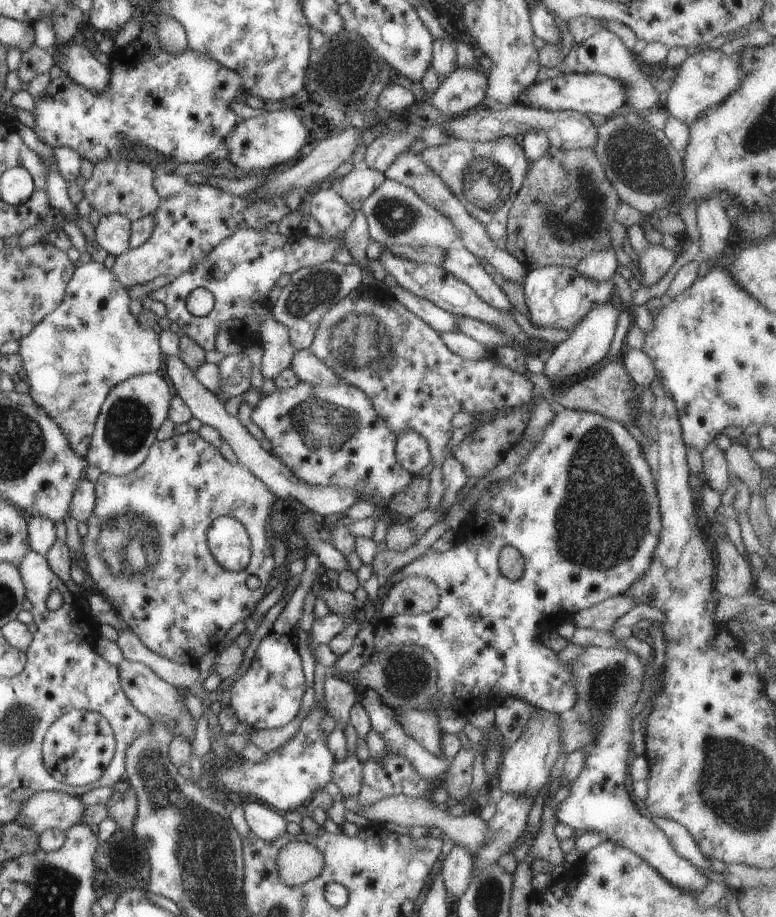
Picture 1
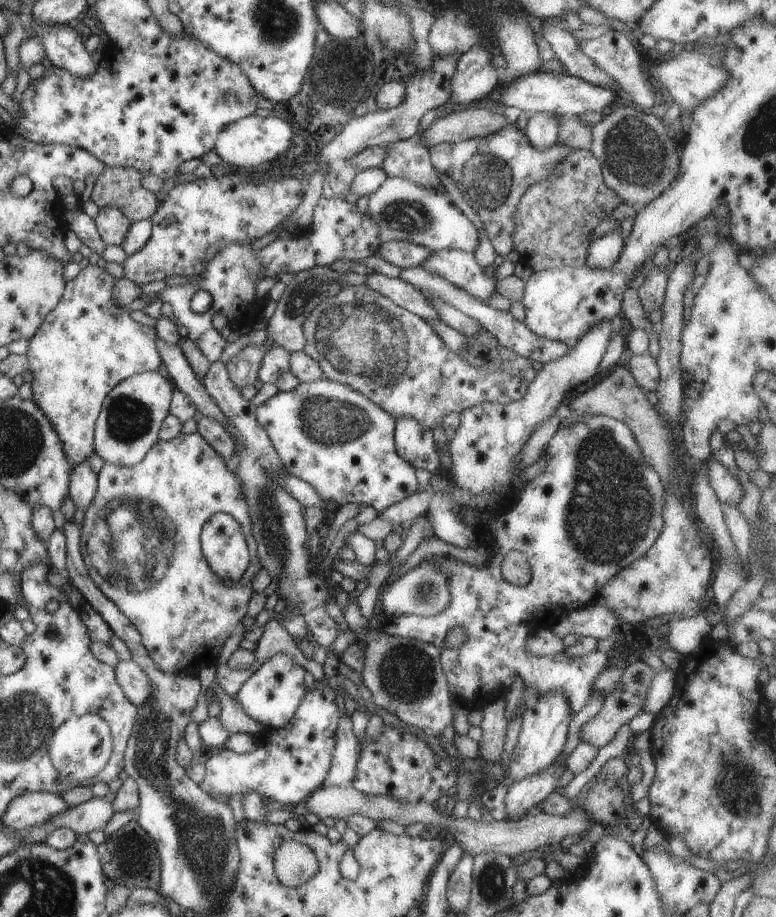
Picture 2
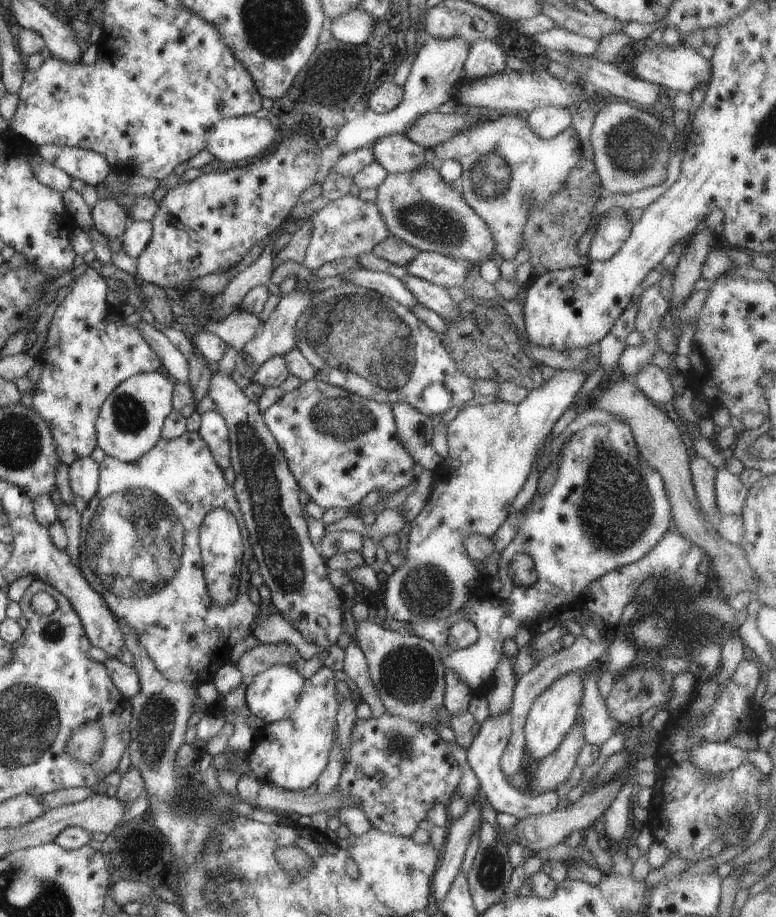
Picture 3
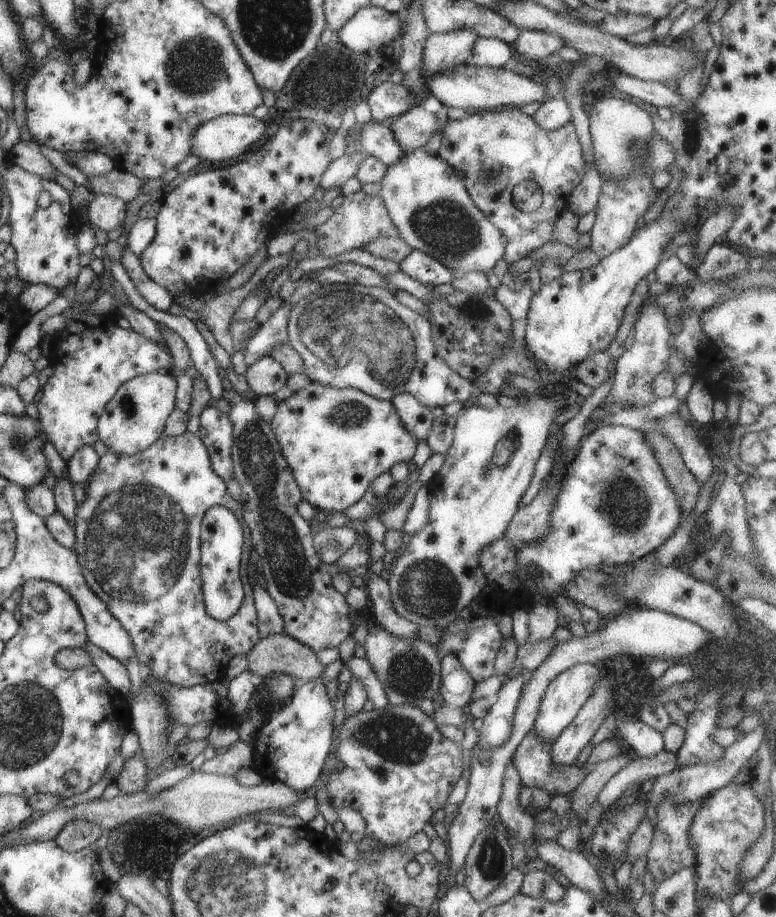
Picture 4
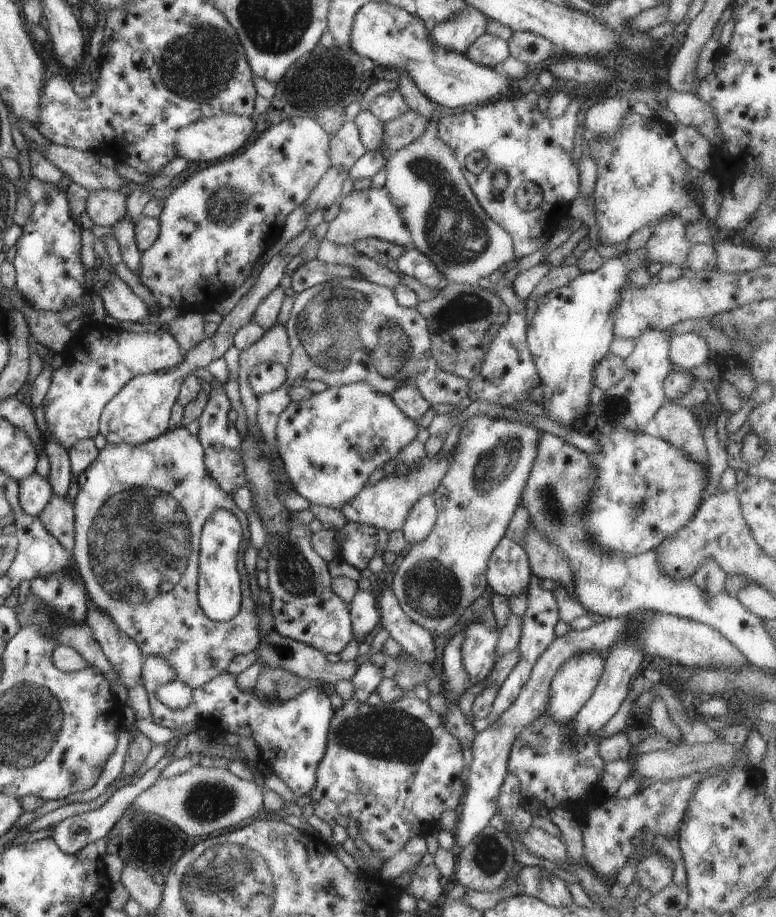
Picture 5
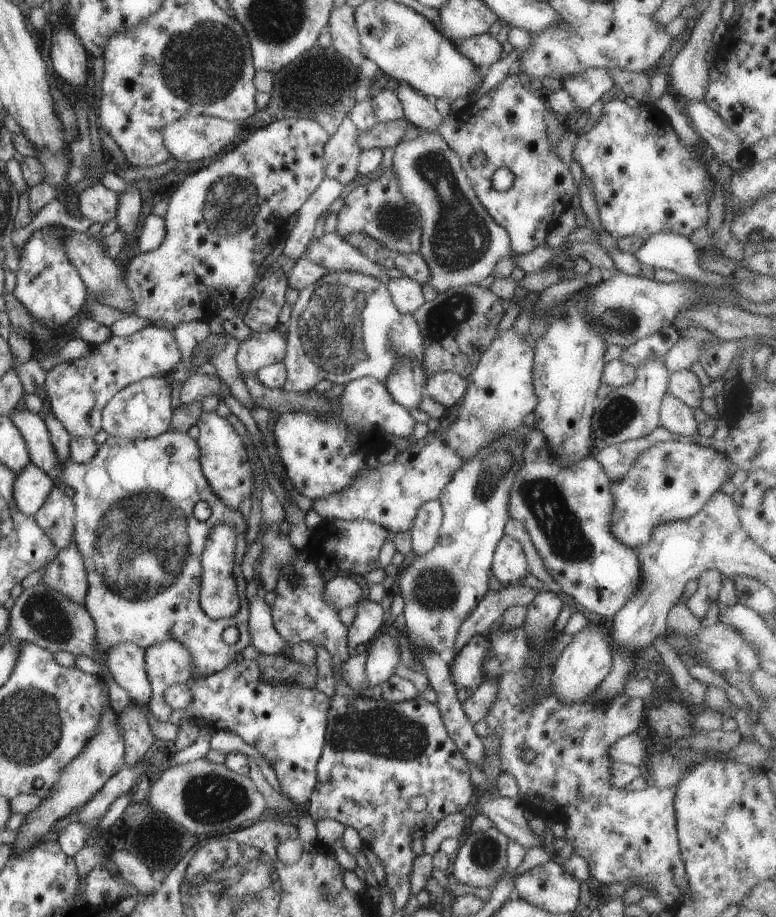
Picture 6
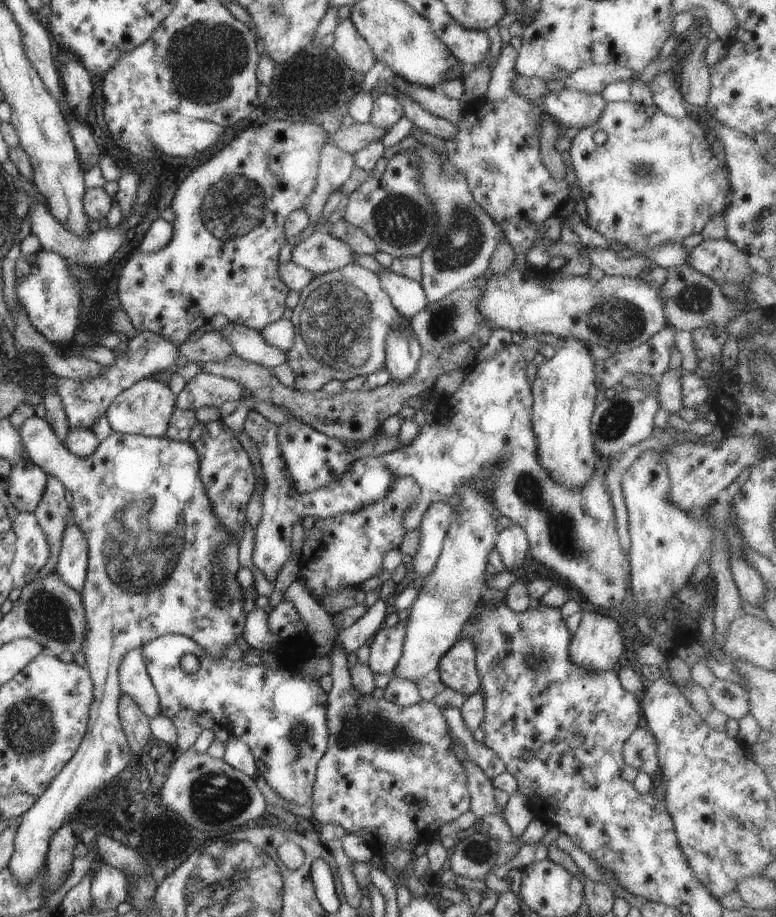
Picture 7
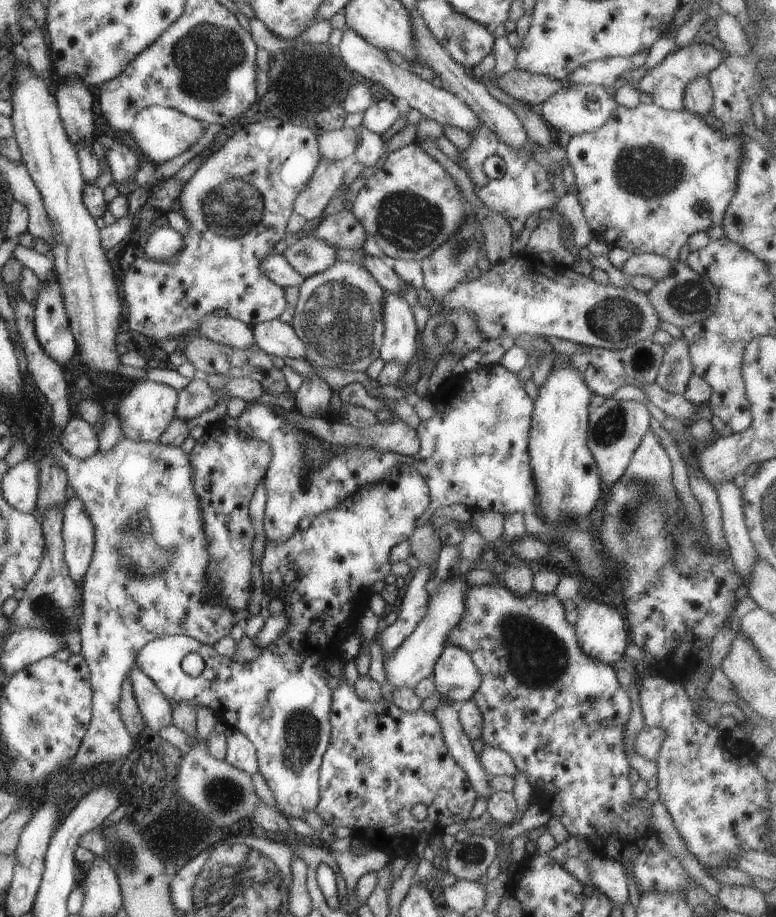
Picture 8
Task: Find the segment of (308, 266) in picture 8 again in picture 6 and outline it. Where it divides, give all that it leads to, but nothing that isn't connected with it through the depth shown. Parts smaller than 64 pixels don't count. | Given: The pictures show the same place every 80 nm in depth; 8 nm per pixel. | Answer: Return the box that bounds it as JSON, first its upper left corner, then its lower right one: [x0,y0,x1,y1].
[301,232,389,284]

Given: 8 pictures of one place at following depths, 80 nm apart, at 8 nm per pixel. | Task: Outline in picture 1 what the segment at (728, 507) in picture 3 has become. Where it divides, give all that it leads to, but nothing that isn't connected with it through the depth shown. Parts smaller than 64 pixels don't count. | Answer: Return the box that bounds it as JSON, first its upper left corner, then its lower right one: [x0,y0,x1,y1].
[700,441,729,493]

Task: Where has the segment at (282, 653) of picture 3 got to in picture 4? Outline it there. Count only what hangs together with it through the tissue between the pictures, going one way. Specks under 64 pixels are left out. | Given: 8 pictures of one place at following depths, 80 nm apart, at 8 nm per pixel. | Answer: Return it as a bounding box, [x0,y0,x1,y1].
[245,635,323,682]

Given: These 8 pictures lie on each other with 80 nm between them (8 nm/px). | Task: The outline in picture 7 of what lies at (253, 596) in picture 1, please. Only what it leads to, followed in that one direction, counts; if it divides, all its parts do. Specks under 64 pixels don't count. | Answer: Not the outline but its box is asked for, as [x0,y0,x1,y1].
[8,413,246,885]

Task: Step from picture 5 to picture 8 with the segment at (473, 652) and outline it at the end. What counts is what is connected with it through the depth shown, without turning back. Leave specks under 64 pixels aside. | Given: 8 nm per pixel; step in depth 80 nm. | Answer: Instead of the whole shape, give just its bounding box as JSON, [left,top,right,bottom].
[431,645,481,706]

